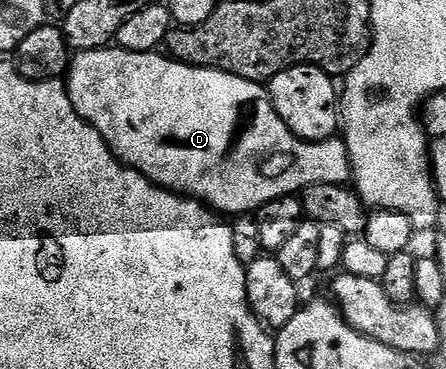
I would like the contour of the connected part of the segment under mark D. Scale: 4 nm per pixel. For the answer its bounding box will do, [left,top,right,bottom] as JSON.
[65,46,352,218]

